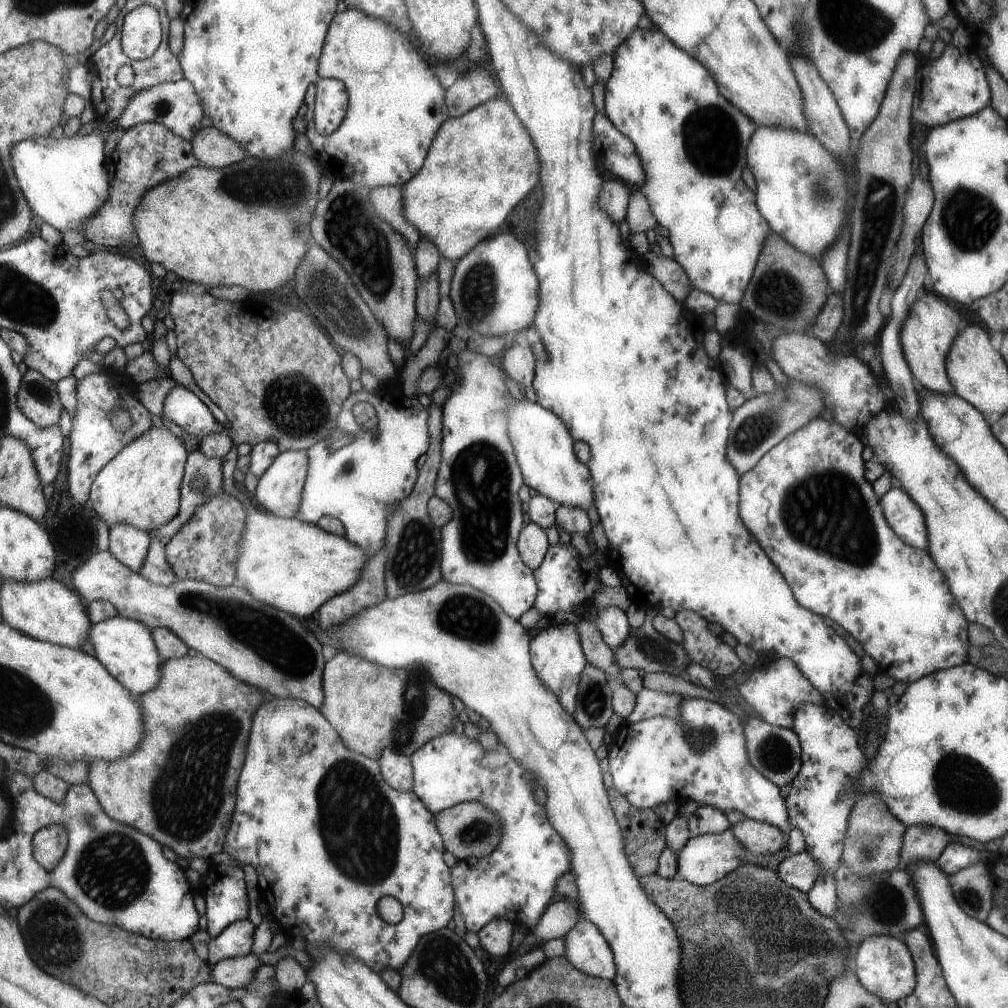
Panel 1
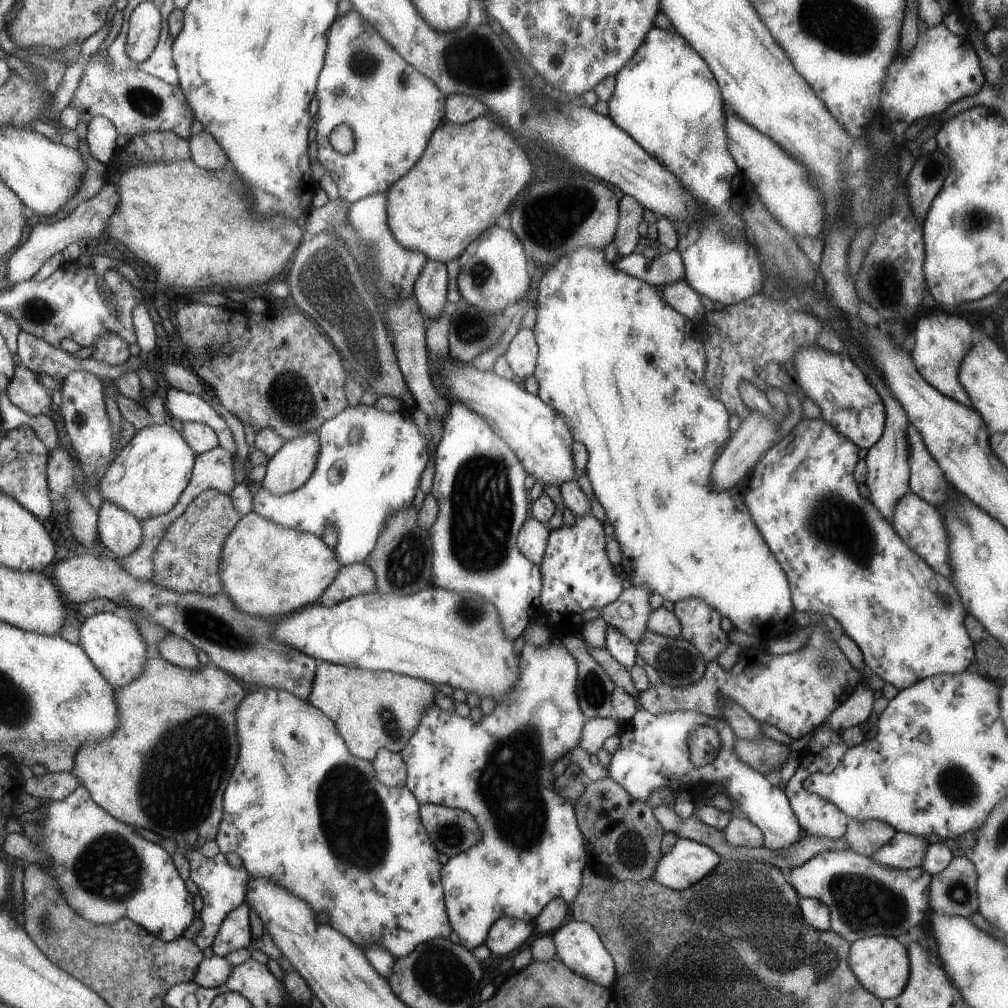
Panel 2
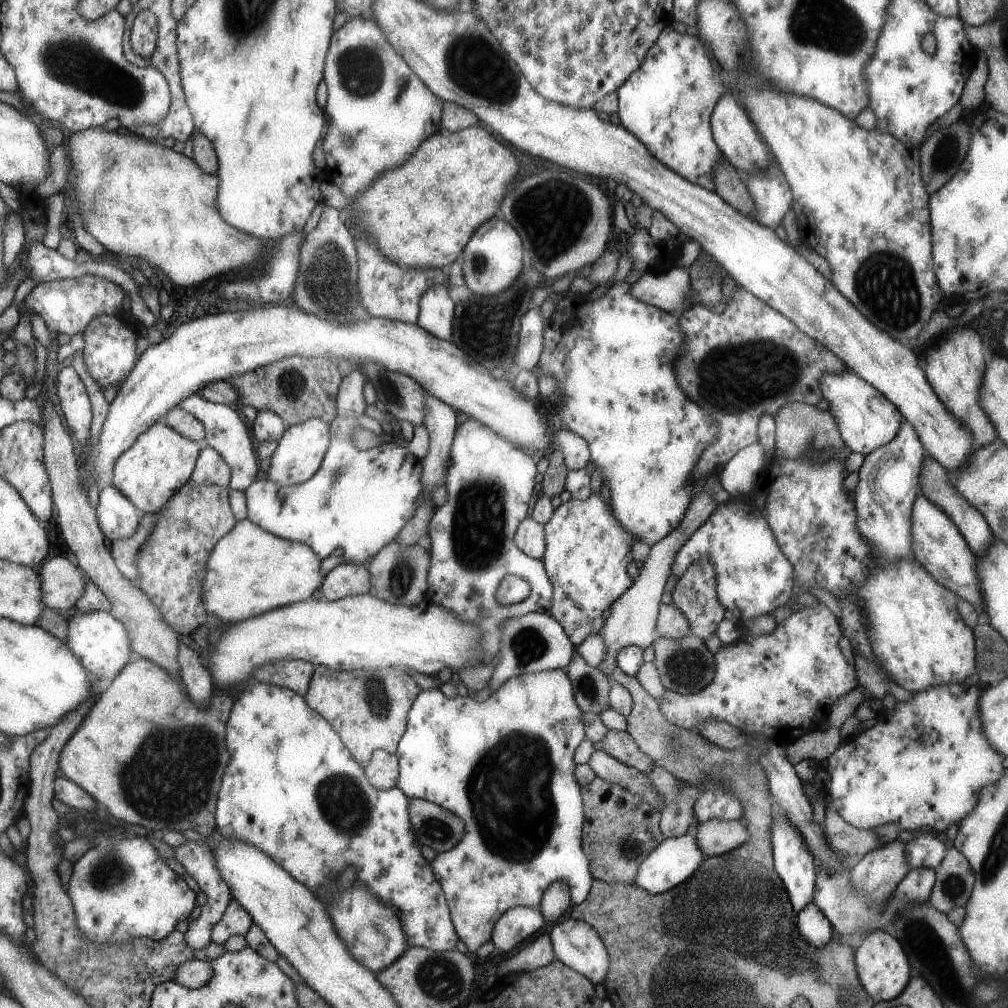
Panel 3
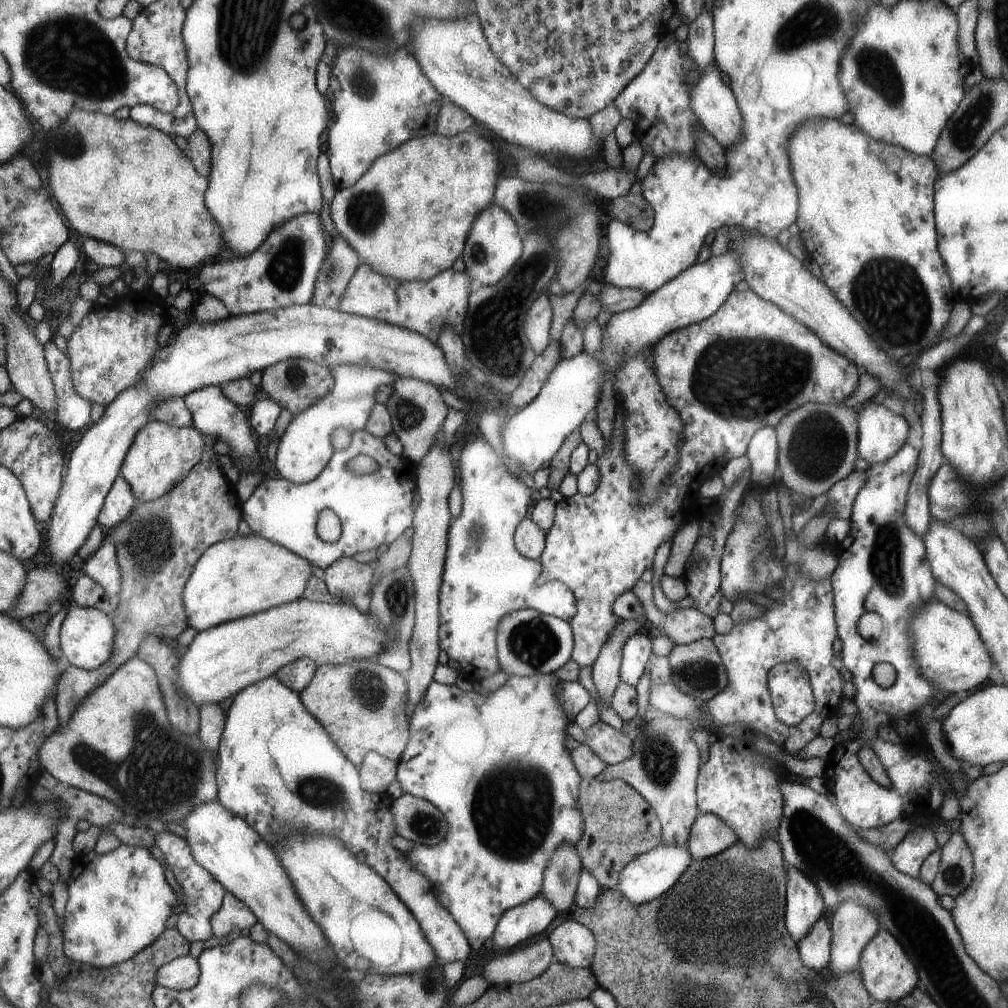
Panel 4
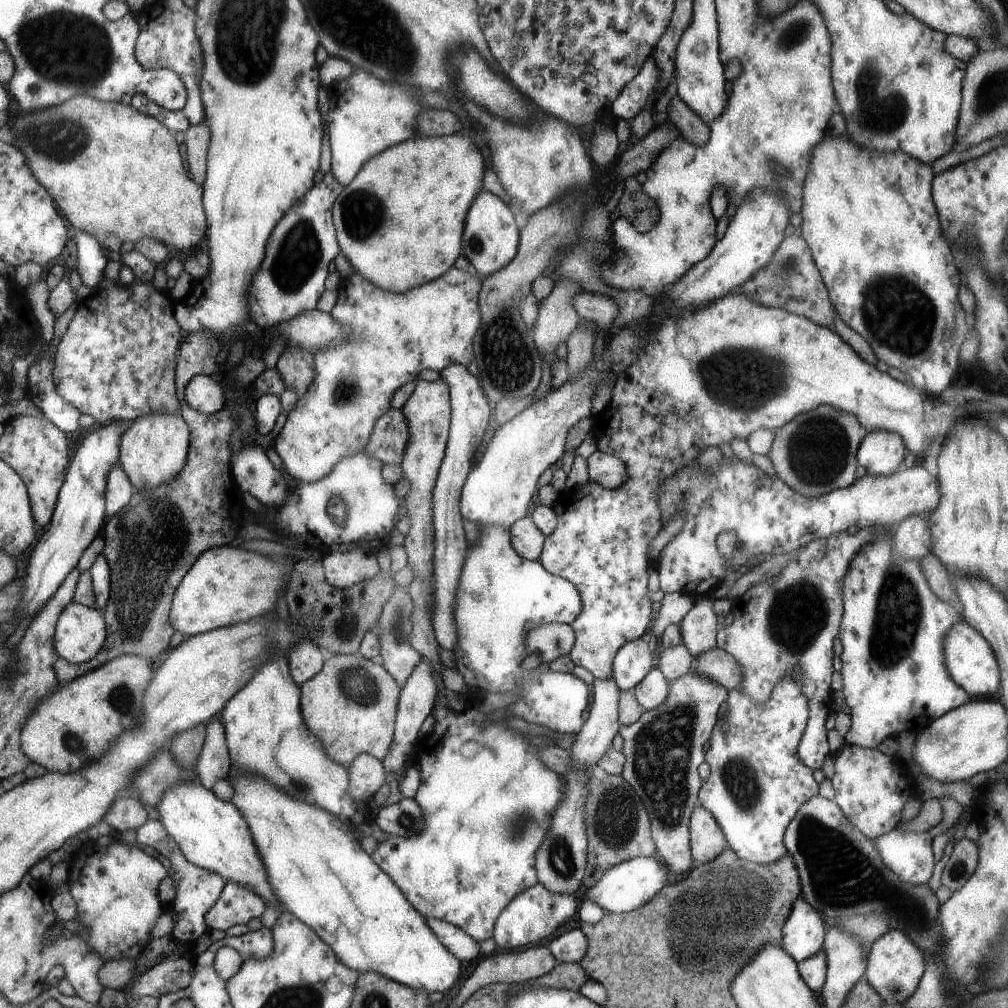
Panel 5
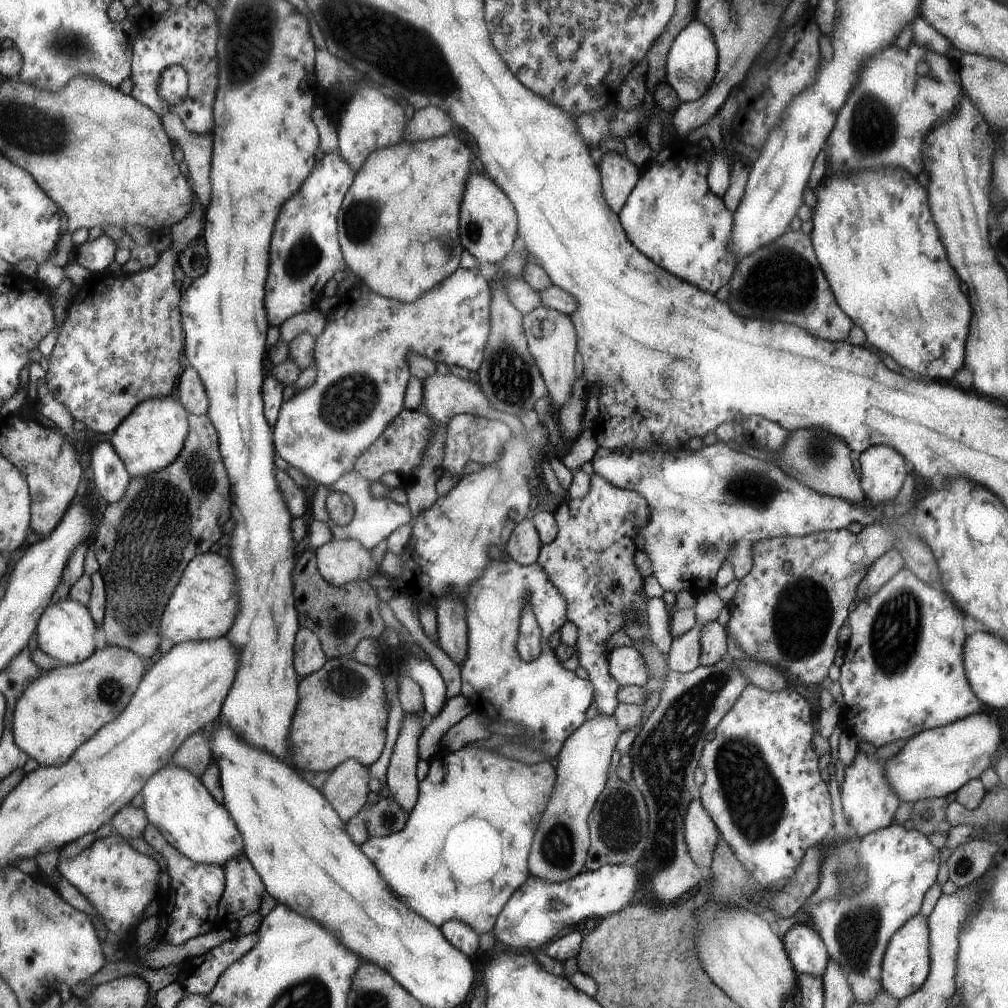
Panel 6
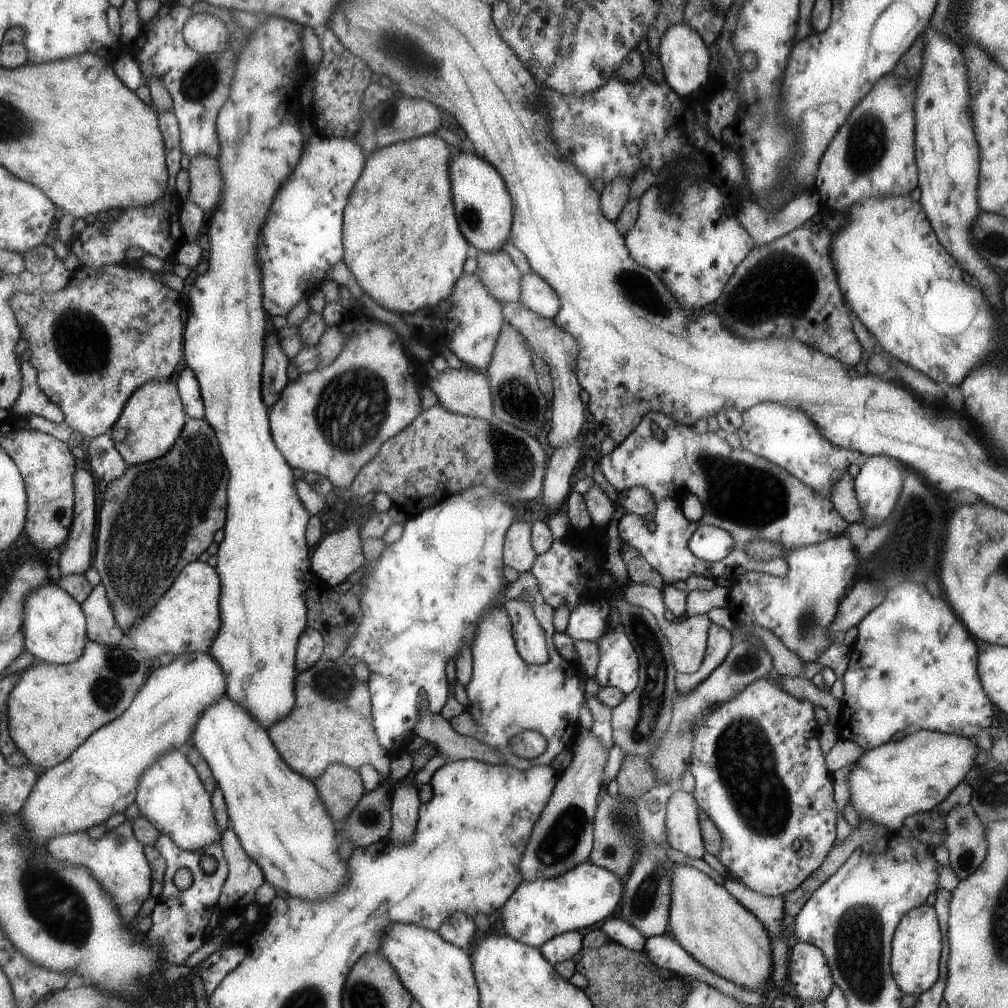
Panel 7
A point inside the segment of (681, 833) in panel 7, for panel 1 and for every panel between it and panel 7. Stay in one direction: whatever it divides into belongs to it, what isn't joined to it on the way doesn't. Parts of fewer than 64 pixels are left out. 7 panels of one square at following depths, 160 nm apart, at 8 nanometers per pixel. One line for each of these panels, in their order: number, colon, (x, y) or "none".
1: (758, 838)
2: (740, 833)
3: (715, 837)
4: (710, 836)
5: (706, 839)
6: (701, 833)

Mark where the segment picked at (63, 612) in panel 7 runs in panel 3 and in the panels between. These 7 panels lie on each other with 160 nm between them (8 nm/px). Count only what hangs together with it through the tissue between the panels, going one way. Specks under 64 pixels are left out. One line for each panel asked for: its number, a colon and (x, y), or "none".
3: (101, 641)
4: (87, 638)
5: (82, 632)
6: (67, 629)

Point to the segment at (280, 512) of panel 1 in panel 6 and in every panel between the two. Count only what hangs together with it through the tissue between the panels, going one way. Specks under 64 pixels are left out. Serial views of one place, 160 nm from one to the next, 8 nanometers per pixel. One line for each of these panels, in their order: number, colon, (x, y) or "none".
2: (293, 466)
3: (300, 453)
4: (306, 448)
5: (394, 337)
6: (363, 356)

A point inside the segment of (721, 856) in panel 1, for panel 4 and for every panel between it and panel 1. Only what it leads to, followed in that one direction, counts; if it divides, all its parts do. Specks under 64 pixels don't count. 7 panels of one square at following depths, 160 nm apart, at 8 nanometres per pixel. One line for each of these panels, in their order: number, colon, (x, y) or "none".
2: (683, 865)
3: (675, 859)
4: (645, 878)

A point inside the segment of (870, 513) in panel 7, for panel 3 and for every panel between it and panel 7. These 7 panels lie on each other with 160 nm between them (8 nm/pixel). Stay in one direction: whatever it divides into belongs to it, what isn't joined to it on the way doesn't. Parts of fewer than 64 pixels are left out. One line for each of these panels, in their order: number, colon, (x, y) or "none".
3: (865, 419)
4: (880, 433)
5: (879, 452)
6: (882, 469)

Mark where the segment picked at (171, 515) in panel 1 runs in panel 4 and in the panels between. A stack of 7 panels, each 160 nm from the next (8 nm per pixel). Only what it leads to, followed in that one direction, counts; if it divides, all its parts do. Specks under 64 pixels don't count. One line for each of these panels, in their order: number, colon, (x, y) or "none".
2: (150, 474)
3: (161, 462)
4: (163, 455)

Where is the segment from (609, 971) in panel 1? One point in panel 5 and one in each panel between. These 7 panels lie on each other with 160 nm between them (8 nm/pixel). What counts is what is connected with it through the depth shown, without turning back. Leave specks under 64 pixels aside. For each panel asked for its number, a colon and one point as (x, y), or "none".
2: (577, 945)
3: (577, 944)
4: (573, 944)
5: (570, 947)

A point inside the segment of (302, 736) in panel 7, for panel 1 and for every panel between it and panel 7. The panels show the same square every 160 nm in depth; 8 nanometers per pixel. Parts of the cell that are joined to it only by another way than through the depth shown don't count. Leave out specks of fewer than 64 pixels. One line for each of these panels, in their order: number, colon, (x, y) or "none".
1: (374, 708)
2: (373, 710)
3: (369, 708)
4: (363, 705)
5: (352, 705)
6: (343, 711)

